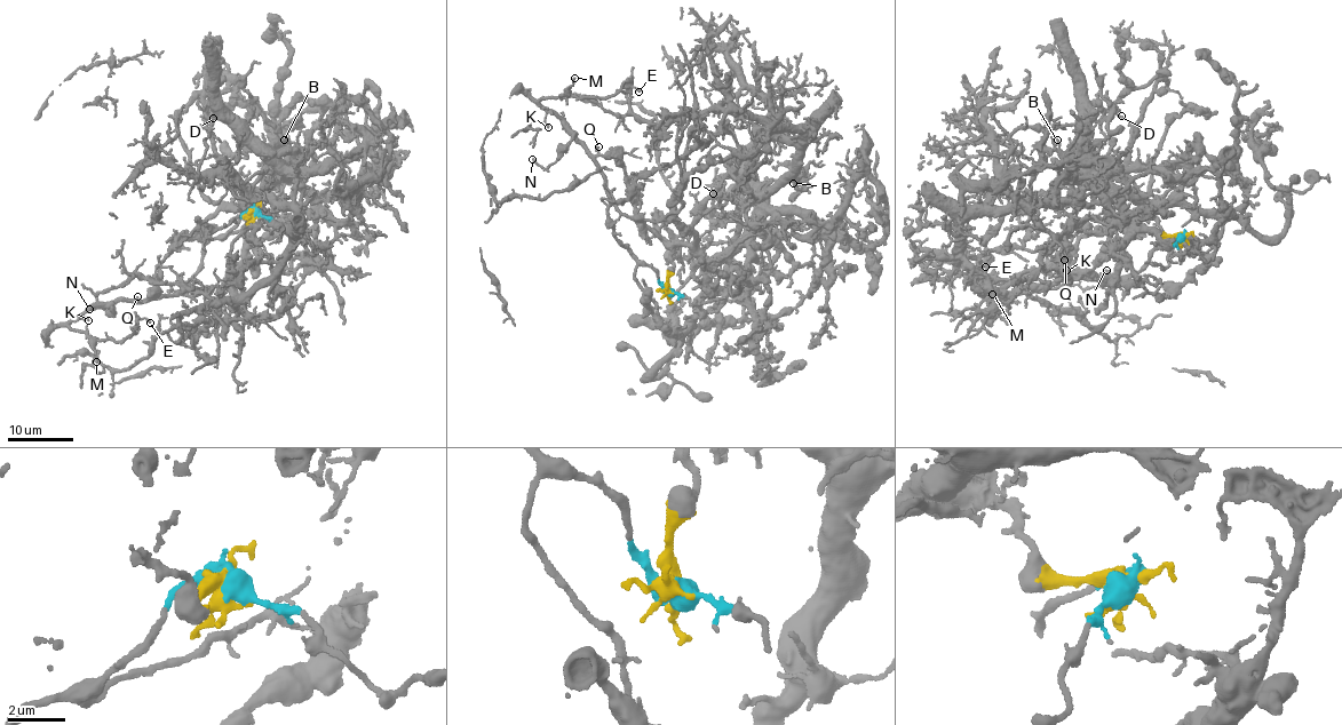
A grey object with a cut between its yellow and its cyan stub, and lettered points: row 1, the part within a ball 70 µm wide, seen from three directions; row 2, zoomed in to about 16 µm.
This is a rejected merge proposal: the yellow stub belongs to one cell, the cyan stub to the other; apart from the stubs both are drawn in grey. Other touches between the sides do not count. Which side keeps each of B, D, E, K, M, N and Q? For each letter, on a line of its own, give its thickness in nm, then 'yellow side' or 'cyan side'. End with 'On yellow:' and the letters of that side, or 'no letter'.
B: 160 nm thick; yellow side
D: 130 nm thick; yellow side
E: 130 nm thick; cyan side
K: 110 nm thick; cyan side
M: 130 nm thick; cyan side
N: 130 nm thick; cyan side
Q: 150 nm thick; cyan side
On yellow: B, D

